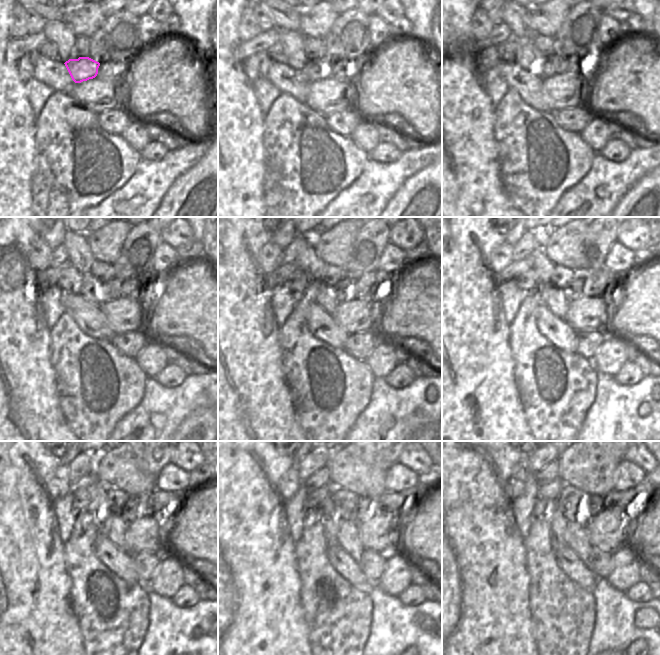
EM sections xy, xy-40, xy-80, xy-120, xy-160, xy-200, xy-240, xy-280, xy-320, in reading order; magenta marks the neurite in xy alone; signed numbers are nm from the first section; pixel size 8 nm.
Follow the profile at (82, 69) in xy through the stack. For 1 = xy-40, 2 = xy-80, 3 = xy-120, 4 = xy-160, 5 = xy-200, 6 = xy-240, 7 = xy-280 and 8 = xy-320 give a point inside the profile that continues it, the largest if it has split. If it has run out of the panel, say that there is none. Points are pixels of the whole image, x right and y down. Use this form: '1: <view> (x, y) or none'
1: xy-40 (312, 71)
2: xy-80 (562, 63)
3: xy-120 (117, 288)
4: xy-160 (350, 288)
5: xy-200 (584, 285)
6: xy-240 (135, 508)
7: xy-280 (367, 508)
8: xy-320 (596, 503)

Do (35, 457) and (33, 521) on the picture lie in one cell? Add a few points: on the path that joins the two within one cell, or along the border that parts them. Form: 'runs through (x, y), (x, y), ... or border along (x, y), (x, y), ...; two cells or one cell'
runs through (32, 473), (32, 505); one cell

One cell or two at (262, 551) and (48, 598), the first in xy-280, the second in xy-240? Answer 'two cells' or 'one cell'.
one cell

